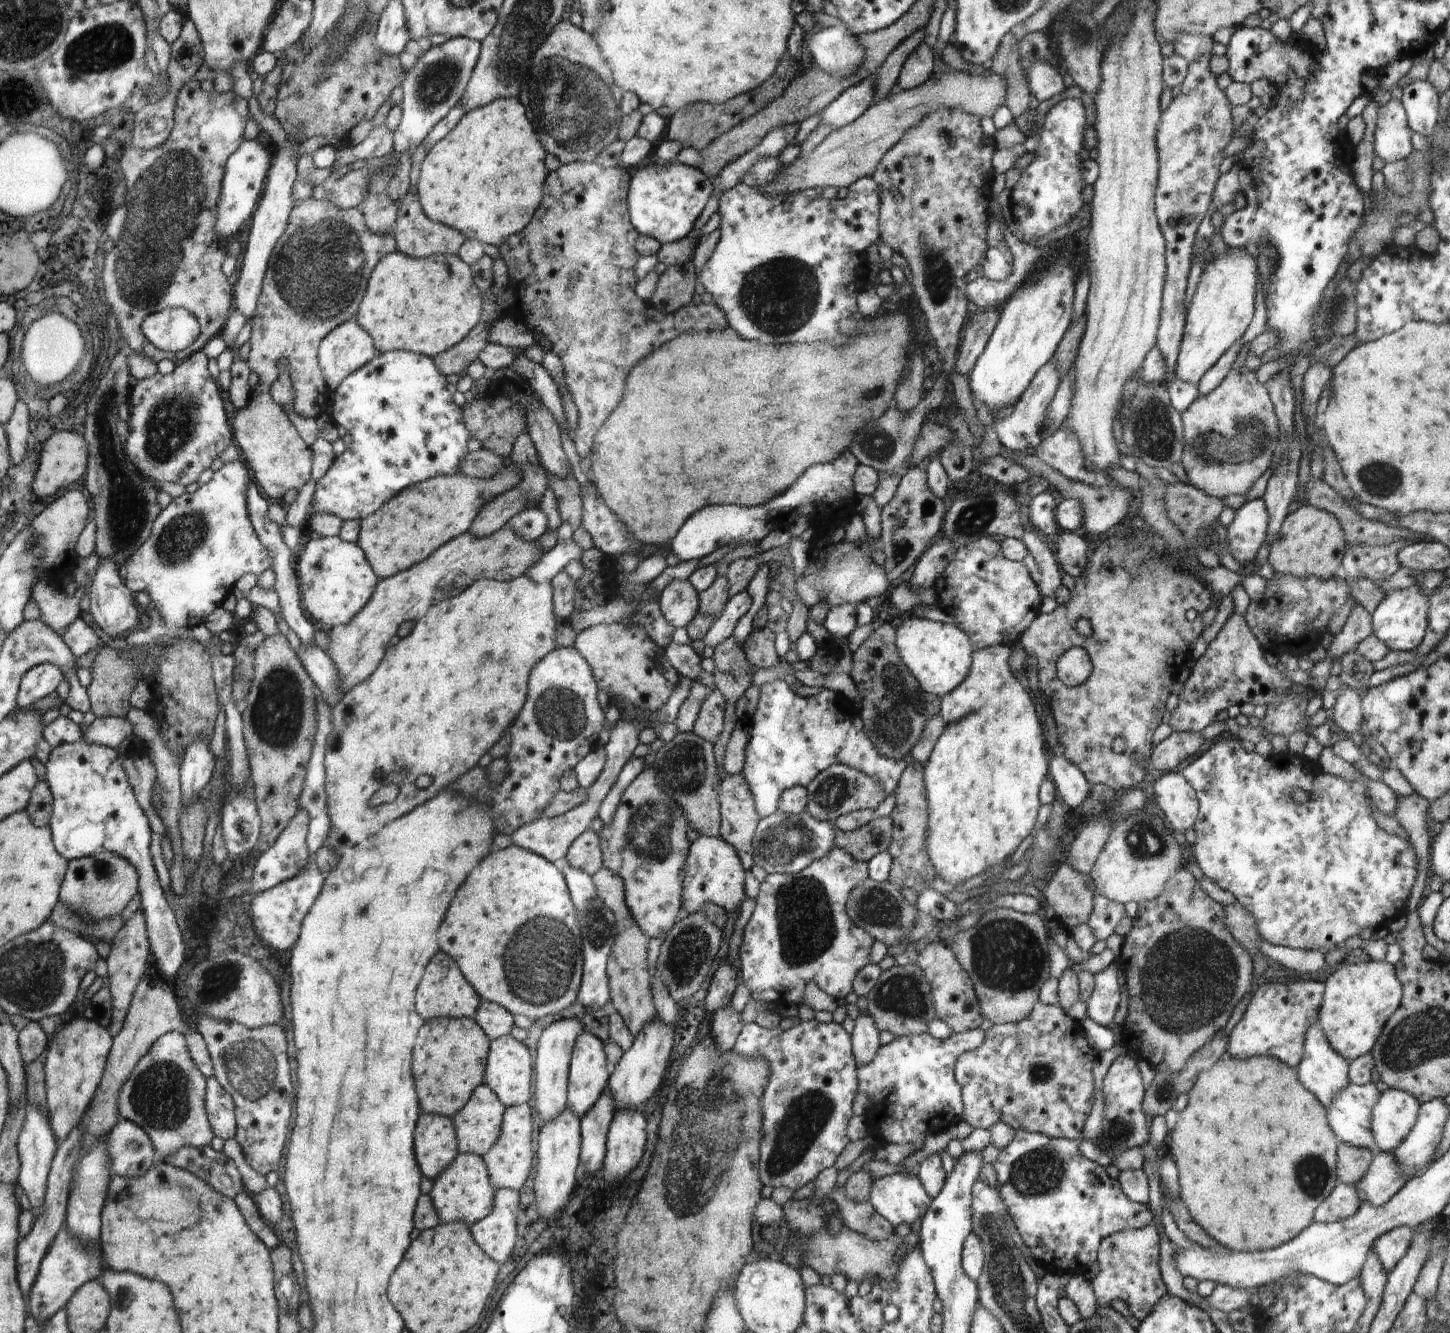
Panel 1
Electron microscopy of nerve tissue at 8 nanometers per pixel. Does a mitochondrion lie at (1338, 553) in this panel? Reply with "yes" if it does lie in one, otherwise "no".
no

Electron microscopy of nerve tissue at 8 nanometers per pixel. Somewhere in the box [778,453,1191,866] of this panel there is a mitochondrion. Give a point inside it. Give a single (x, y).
(895, 702)

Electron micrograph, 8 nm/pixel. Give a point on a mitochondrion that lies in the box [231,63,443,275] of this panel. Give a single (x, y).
(344, 94)

